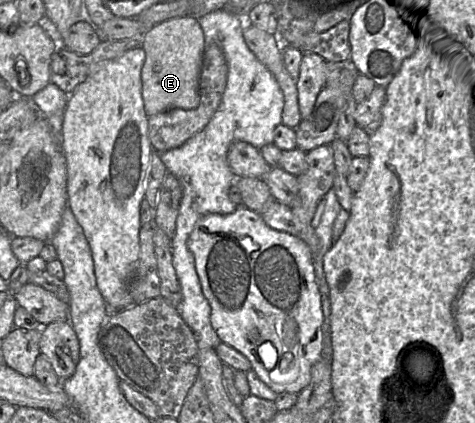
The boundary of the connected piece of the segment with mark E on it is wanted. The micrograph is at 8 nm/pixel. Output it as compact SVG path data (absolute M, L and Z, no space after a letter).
M175 17L154 25L143 35L145 61L141 69L142 99L148 116L179 108L191 110L200 102L199 79L205 38L198 18Z

